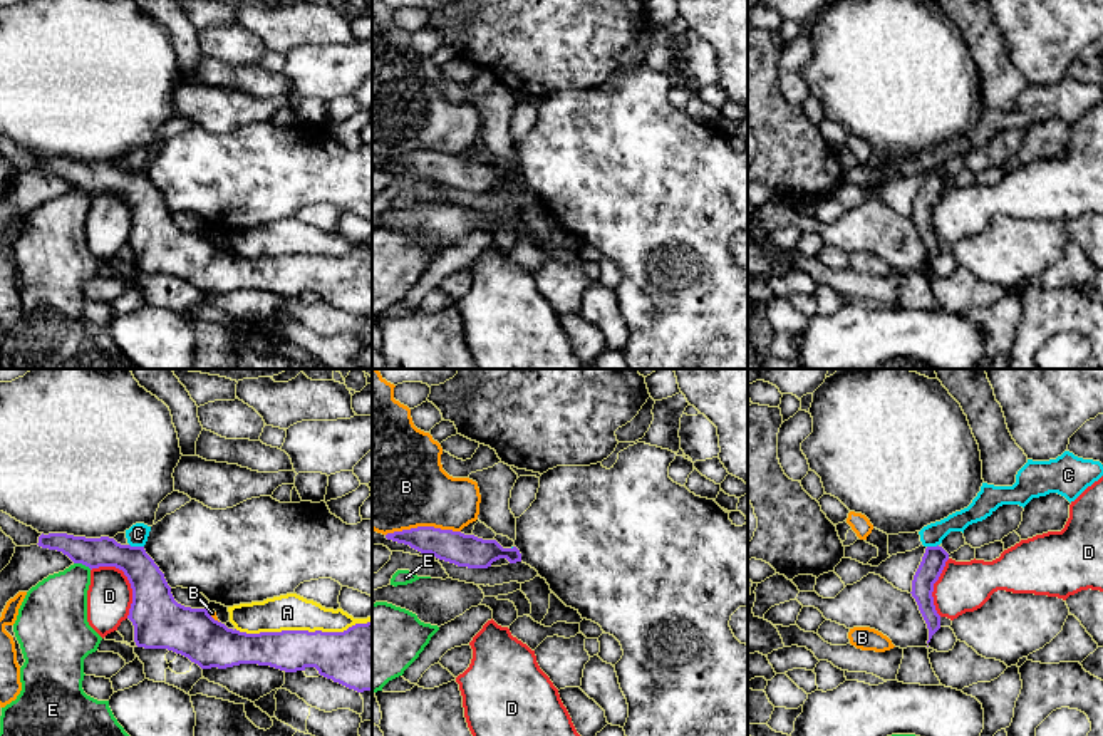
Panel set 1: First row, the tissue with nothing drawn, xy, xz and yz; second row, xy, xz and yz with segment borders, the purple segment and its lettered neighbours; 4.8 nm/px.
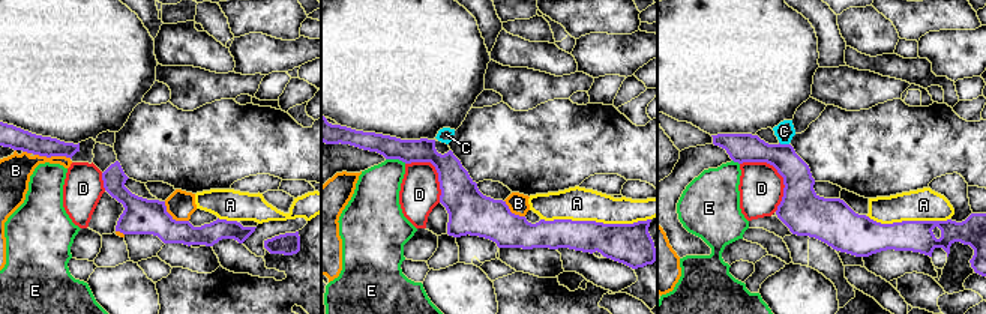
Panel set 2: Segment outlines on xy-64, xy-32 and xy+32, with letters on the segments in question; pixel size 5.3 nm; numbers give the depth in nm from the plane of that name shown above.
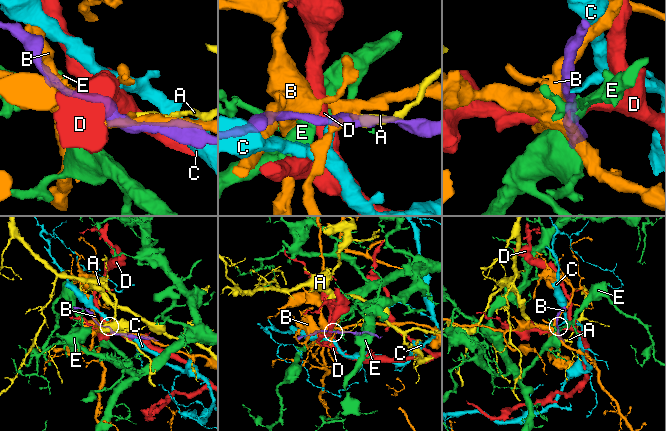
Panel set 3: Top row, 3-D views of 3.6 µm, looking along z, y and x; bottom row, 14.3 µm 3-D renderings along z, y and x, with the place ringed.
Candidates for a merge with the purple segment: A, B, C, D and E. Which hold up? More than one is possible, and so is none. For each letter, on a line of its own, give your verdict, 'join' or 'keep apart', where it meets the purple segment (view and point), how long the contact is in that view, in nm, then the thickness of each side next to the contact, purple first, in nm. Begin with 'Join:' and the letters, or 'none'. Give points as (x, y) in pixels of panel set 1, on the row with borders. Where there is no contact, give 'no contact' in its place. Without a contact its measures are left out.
Join: none
A: keep apart; meets purple in xy at (302, 631); contact 650 nm long; 260 nm thick on the purple side, 180 nm on the other
B: keep apart; meets purple in xz at (423, 527); contact 360 nm long; 160 nm thick on the purple side, 460 nm on the other
C: keep apart; meets purple in xy at (136, 547); contact 70 nm long; 190 nm thick on the purple side, 100 nm on the other
D: keep apart; meets purple in xy at (128, 579); contact 300 nm long; 240 nm thick on the purple side, 220 nm on the other
E: keep apart; meets purple in xy at (82, 564); contact 90 nm long; 150 nm thick on the purple side, 300 nm on the other

